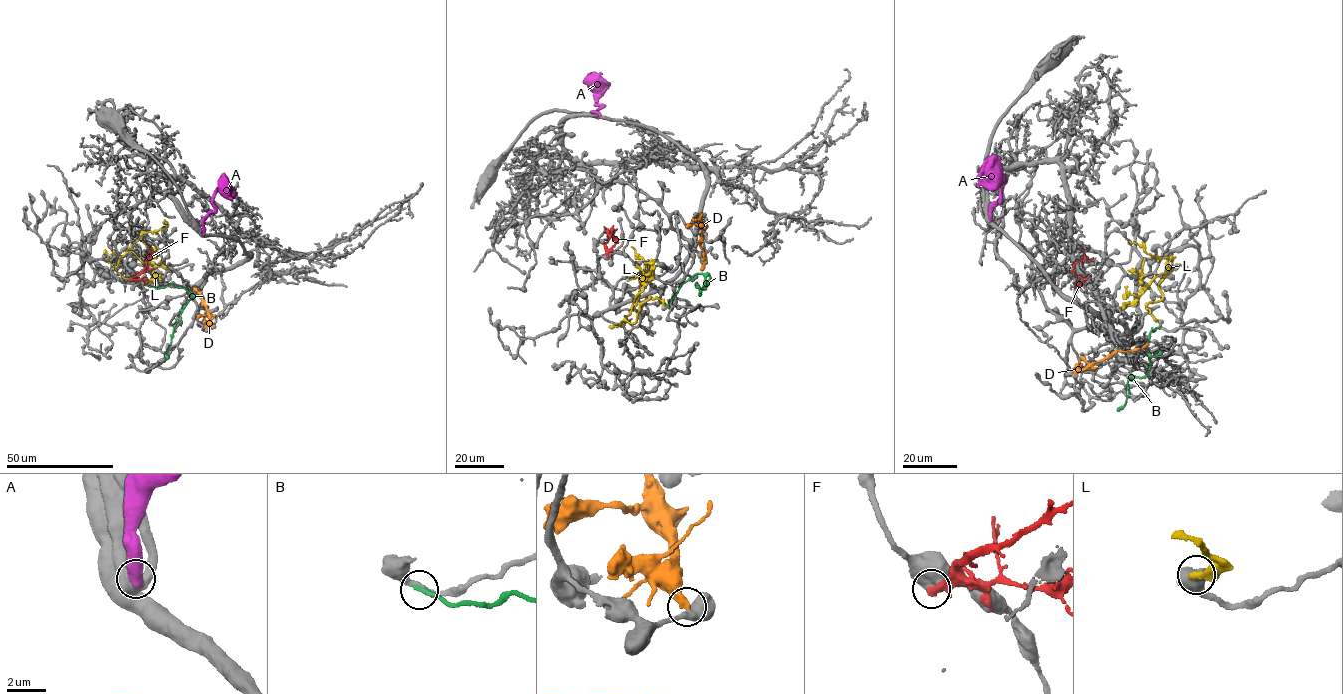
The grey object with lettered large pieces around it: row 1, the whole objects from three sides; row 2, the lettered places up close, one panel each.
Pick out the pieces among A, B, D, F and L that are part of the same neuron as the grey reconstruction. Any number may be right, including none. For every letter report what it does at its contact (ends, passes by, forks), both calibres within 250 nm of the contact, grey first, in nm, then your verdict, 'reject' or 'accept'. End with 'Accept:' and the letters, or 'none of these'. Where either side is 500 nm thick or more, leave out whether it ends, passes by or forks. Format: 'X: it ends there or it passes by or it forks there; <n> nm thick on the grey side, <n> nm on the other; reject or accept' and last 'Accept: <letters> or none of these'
A: 650 nm thick on the grey side, 650 nm on the other; reject
B: it ends there; 320 nm thick on the grey side, 280 nm on the other; reject
D: it ends there; 480 nm thick on the grey side, 400 nm on the other; reject
F: 700 nm thick on the grey side, 360 nm on the other; reject
L: 650 nm thick on the grey side, 440 nm on the other; reject
Accept: none of these

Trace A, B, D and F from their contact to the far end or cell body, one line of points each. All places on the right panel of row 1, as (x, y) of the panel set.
A: (991, 220), (990, 208), (1001, 200), (1000, 187), (1005, 179), (998, 173), (979, 172)
B: (1160, 326), (1153, 332), (1152, 328), (1146, 345), (1148, 371), (1140, 378), (1128, 379), (1128, 395), (1117, 410)
D: (1074, 374), (1118, 351), (1143, 348), (1147, 342)
F: (1084, 280), (1074, 270), (1076, 263), (1087, 259), (1080, 245)

